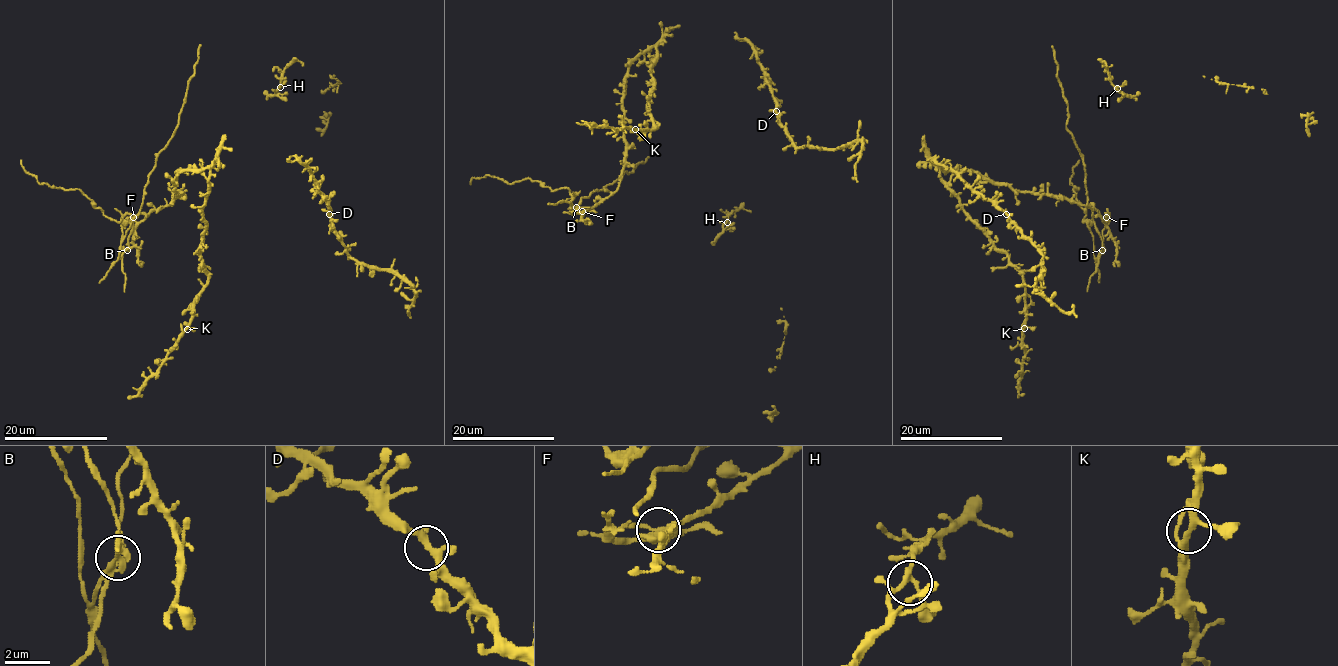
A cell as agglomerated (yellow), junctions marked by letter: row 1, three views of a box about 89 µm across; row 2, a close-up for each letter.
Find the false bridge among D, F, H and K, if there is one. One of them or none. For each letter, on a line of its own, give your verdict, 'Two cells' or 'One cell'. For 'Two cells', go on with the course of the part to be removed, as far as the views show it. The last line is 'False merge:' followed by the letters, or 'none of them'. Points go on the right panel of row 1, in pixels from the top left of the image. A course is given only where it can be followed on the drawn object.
D: One cell
F: Two cells. Course of the part to remove: (1106, 218), (1102, 249), (1088, 202), (1083, 156), (1066, 128), (1067, 104), (1052, 45)
H: One cell
K: One cell
False merge: F

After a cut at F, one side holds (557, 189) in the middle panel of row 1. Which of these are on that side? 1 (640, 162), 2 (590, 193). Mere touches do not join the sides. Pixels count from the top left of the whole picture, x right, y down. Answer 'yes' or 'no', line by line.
1: yes
2: yes

